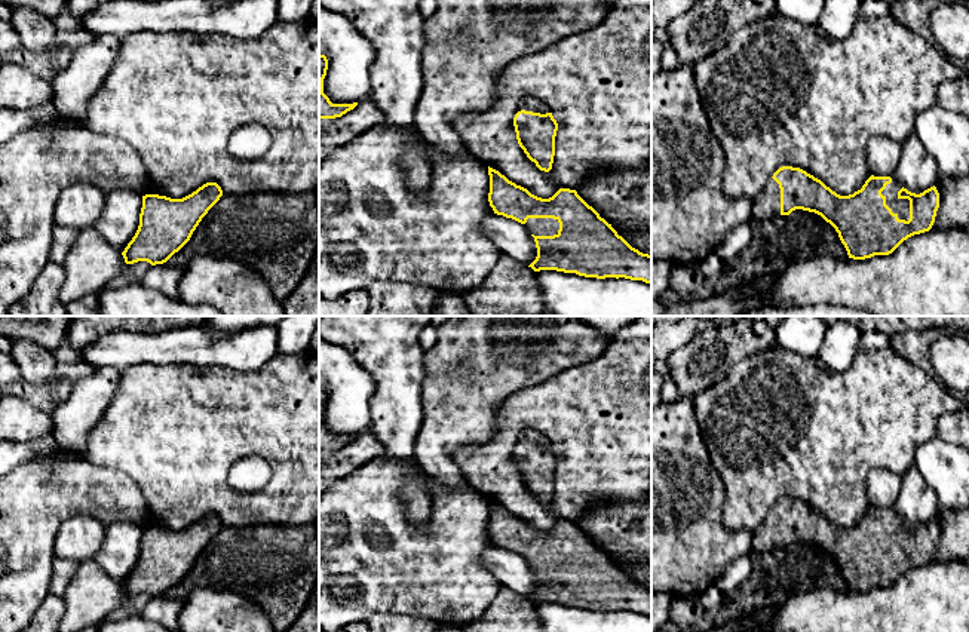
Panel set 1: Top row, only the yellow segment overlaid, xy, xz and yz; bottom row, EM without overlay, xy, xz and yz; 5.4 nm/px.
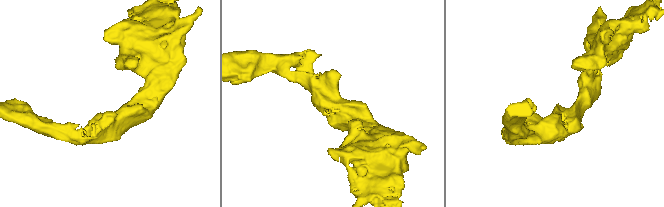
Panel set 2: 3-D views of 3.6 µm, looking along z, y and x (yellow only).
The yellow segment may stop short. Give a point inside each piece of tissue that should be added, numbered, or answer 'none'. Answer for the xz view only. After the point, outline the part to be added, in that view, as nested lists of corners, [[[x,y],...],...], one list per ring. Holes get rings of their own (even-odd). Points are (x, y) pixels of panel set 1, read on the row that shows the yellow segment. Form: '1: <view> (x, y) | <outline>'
1: xz (529, 103) | [[[525,96],[522,99],[522,110],[540,113],[540,114],[551,113],[551,108],[543,101],[537,99],[534,96]]]
2: xz (536, 226) | [[[528,218],[524,226],[534,236],[554,236],[559,230],[559,223],[554,218]]]

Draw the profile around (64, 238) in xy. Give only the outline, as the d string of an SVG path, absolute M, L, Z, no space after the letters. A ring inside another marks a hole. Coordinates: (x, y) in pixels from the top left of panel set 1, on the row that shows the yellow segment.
M53 226L53 240L50 245L50 261L62 266L65 255L79 236L79 230L71 227Z

